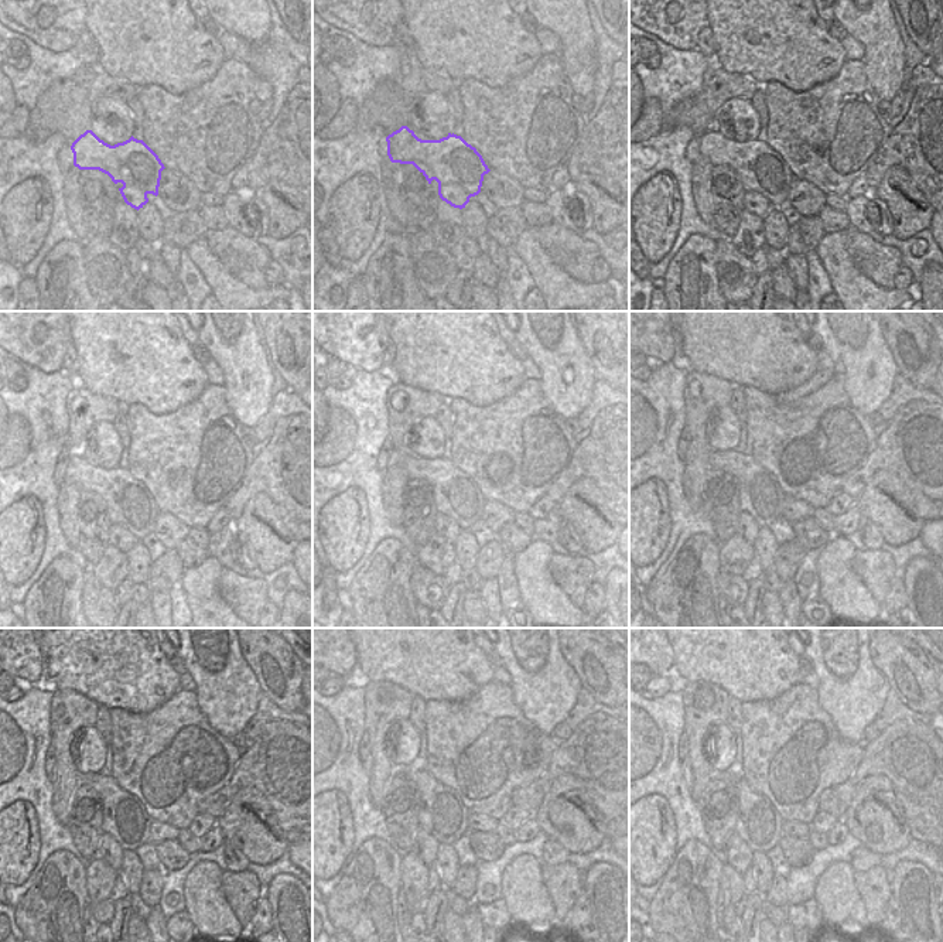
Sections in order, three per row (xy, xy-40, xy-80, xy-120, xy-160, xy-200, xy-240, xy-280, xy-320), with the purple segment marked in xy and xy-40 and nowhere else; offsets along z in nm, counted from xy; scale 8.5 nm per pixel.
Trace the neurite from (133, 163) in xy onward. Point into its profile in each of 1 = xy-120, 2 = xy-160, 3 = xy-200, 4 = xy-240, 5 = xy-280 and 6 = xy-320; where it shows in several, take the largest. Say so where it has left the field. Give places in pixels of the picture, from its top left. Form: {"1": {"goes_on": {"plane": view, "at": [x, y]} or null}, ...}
{"1": {"goes_on": {"plane": "xy-120", "at": [125, 487]}}, "2": {"goes_on": {"plane": "xy-160", "at": [453, 495]}}, "3": {"goes_on": {"plane": "xy-200", "at": [759, 494]}}, "4": {"goes_on": {"plane": "xy-240", "at": [125, 818]}}, "5": {"goes_on": {"plane": "xy-280", "at": [443, 819]}}, "6": {"goes_on": {"plane": "xy-320", "at": [758, 823]}}}

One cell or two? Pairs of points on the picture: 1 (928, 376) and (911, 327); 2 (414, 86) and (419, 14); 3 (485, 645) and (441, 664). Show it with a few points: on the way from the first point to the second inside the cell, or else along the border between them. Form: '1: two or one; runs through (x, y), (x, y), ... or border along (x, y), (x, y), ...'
1: one; runs through (911, 369), (904, 365), (898, 354), (895, 337)
2: two; border along (400, 71), (426, 72), (444, 84)
3: two; border along (474, 642), (488, 658)

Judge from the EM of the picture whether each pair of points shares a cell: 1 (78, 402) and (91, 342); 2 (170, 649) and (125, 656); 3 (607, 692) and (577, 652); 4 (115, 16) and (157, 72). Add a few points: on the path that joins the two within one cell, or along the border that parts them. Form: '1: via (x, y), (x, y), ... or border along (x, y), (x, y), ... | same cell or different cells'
1: border along (78, 381), (95, 393), (113, 398) | different cells
2: border along (157, 642), (170, 661) | different cells
3: via (595, 681), (581, 671), (581, 664) | same cell
4: via (129, 30), (157, 58) | same cell

